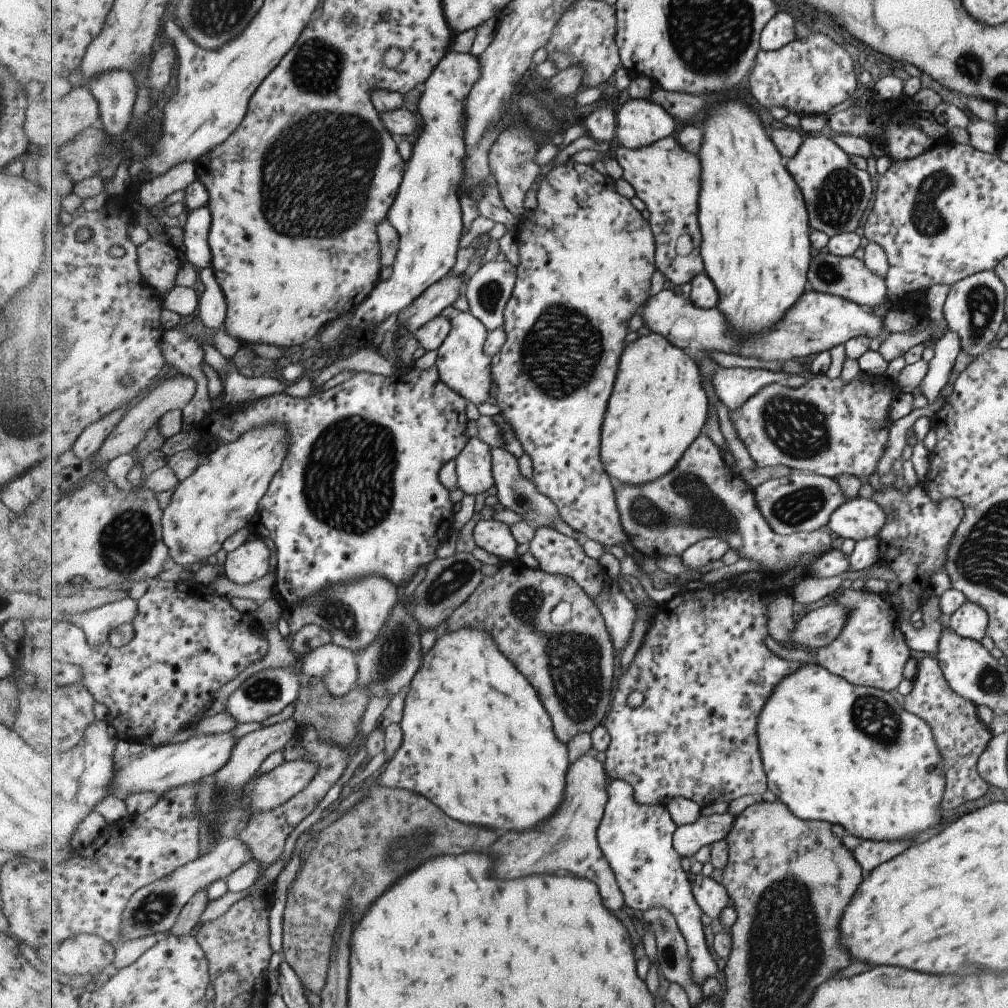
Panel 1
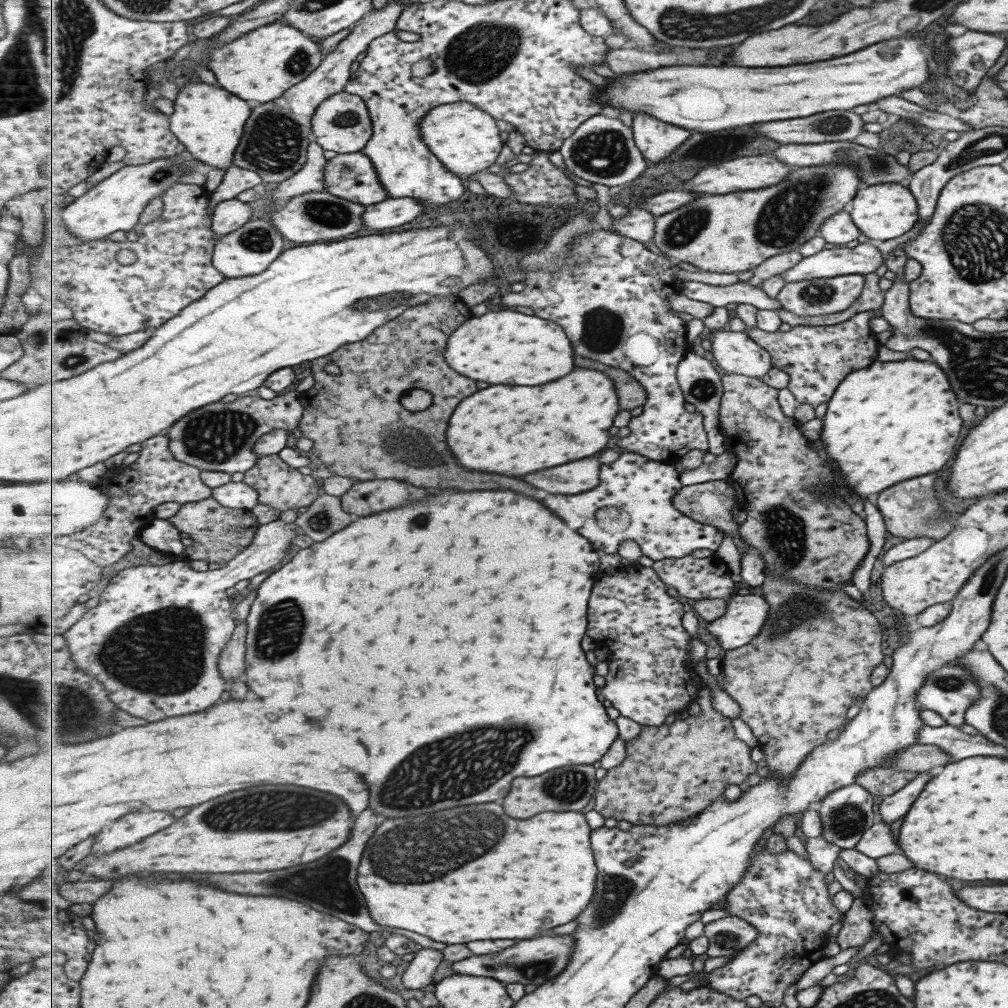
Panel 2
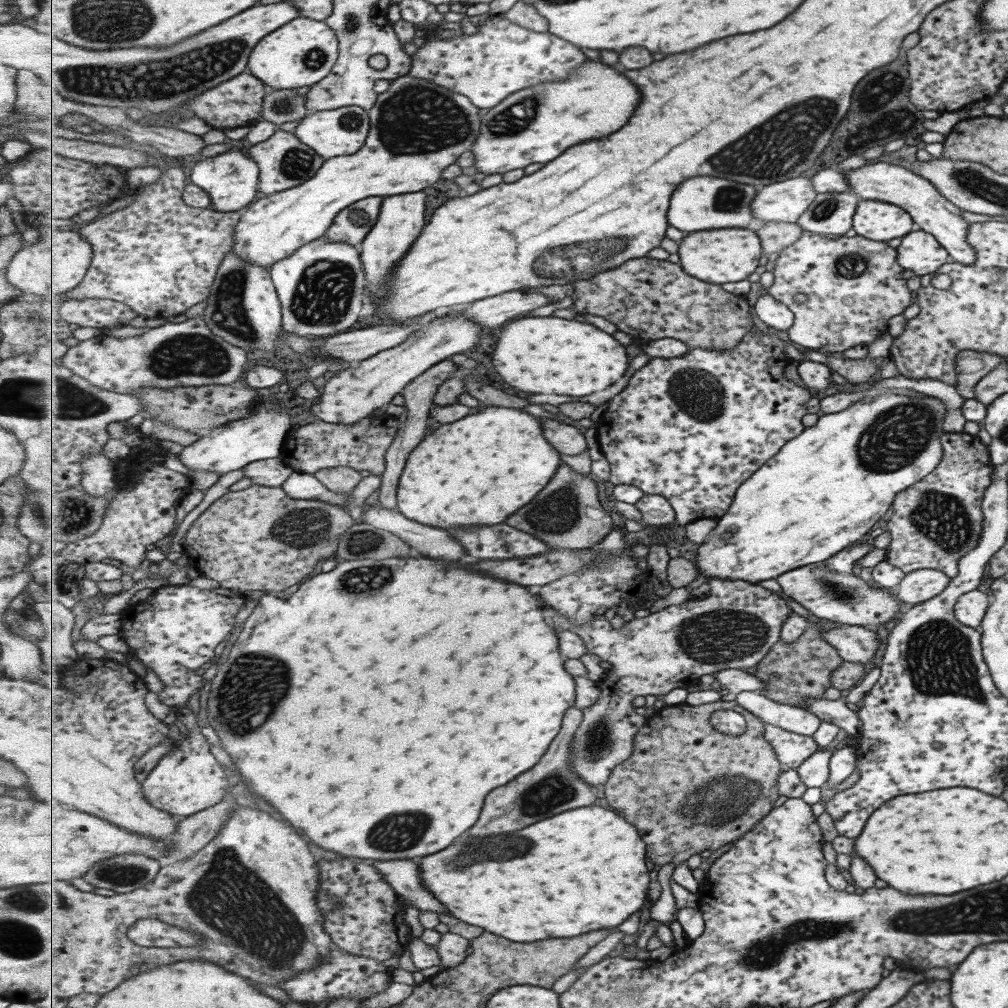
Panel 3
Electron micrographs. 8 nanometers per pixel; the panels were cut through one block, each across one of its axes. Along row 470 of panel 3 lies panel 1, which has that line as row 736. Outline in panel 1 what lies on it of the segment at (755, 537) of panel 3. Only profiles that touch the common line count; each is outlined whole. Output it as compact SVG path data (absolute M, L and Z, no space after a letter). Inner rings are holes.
M804 662L800 669L796 670L796 673L793 673L791 677L785 677L784 681L776 686L776 692L772 694L771 700L764 706L763 713L760 714L757 734L760 740L760 750L763 752L765 770L768 774L769 790L800 819L825 821L830 825L839 824L847 834L853 835L861 841L913 838L935 826L939 819L941 822L940 800L944 793L944 775L942 774L940 751L937 750L932 732L926 722L914 714L905 712L901 702L895 702L893 696L885 691L873 687L853 686L844 678L834 675L817 663Z

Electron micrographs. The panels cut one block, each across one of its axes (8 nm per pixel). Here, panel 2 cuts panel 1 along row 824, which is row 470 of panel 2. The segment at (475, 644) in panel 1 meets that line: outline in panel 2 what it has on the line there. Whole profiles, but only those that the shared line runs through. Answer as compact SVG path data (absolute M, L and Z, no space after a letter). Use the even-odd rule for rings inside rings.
M577 366L569 376L545 386L515 388L515 386L489 386L465 398L451 418L449 446L463 466L481 472L499 472L507 476L523 476L543 468L561 466L603 452L609 446L613 422L619 414L620 396L616 384L599 370Z

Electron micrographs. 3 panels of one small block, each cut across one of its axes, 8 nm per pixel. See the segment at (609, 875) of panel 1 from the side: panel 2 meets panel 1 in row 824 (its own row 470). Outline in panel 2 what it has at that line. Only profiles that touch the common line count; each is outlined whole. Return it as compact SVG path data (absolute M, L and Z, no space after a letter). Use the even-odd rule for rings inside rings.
M589 458L565 464L561 468L533 472L533 476L521 476L521 478L551 494L581 494L600 486L601 467L602 464L597 458Z

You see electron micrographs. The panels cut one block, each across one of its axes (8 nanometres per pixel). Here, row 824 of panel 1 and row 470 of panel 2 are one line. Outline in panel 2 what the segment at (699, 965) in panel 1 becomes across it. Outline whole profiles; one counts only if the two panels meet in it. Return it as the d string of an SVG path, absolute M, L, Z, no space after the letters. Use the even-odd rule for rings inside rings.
M617 448L619 452L618 459L609 464L602 464L600 470L601 484L597 490L593 492L583 492L583 494L575 494L575 496L567 496L567 494L549 494L549 498L545 498L545 506L551 508L553 512L557 512L563 520L569 522L571 528L575 528L577 532L581 532L585 538L591 540L591 544L595 544L597 550L601 550L603 554L615 554L619 550L619 545L624 540L634 540L641 546L643 554L653 561L665 560L668 558L680 559L689 556L693 550L708 548L715 552L721 542L723 542L723 531L718 529L716 525L708 525L701 521L696 521L693 517L687 516L684 512L679 512L673 506L673 498L679 494L679 490L684 487L680 481L680 471L676 469L676 464L651 460L648 456L643 456L638 452L628 451L627 449ZM607 506L615 506L616 509L627 512L630 516L630 523L627 530L623 530L623 534L609 534L599 526L597 520L597 512L601 508Z

